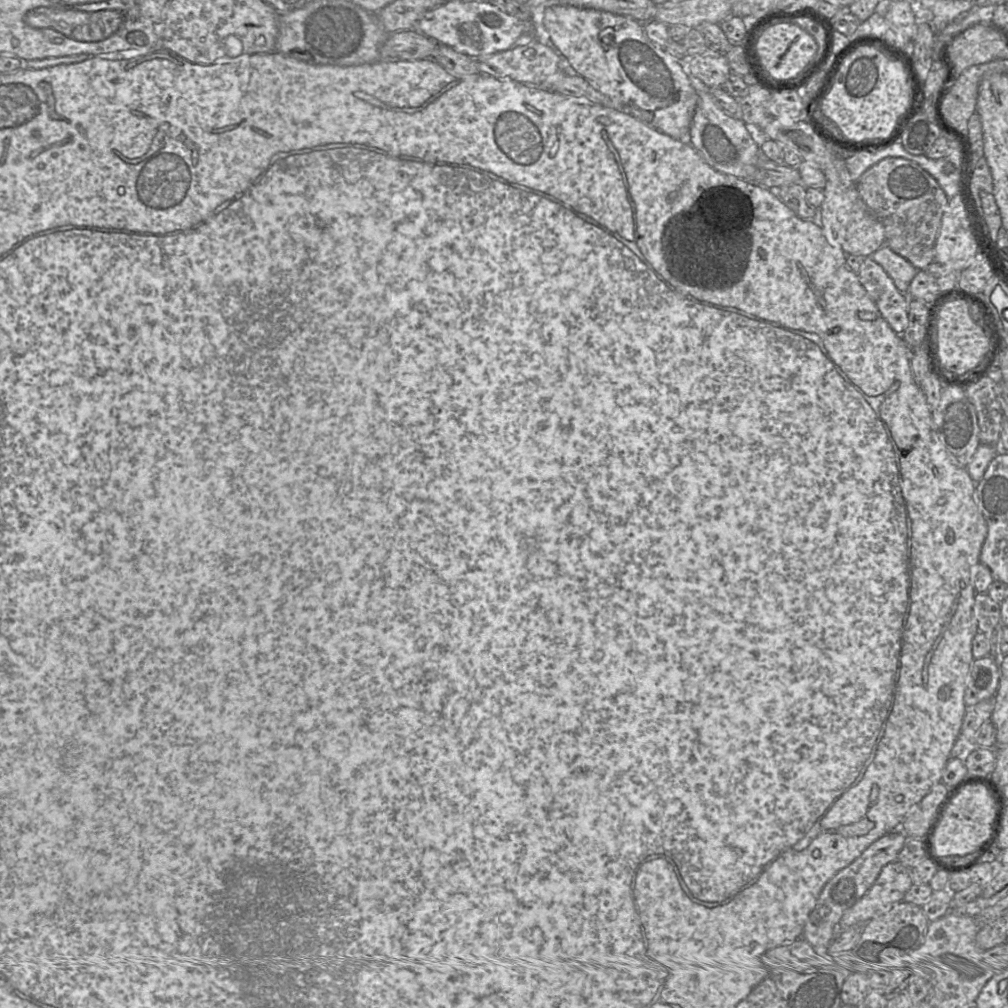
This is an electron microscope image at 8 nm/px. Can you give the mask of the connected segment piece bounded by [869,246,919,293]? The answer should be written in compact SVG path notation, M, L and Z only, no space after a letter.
M882 246L869 257L886 271L898 290L908 292L911 281L919 271L909 261L887 246Z

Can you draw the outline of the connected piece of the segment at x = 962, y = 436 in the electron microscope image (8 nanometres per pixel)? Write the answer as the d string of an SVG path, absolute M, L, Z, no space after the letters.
M943 387L937 406L932 407L932 421L934 431L950 460L959 467L965 467L973 481L979 482L997 454L993 446L980 443L977 414L967 399L966 390Z

